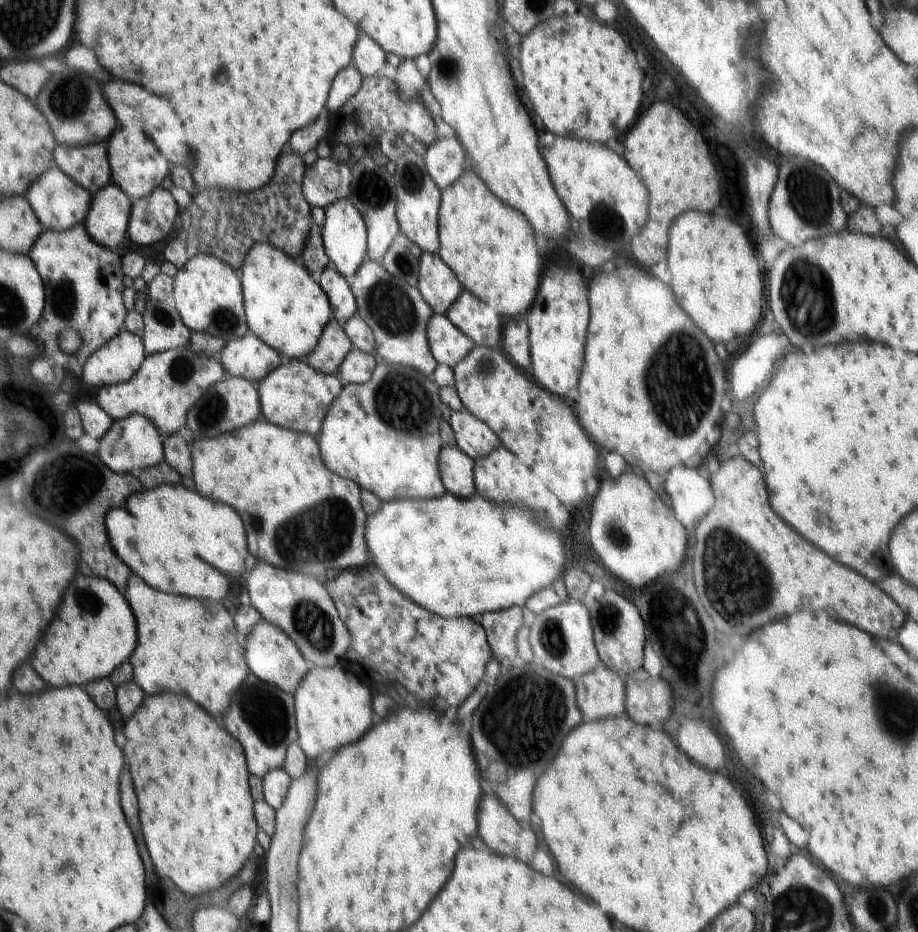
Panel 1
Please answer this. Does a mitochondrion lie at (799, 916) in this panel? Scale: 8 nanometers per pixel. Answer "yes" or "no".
yes

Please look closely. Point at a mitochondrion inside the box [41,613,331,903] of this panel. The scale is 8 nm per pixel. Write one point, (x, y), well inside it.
(264, 711)

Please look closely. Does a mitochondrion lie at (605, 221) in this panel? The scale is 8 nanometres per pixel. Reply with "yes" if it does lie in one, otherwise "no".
yes

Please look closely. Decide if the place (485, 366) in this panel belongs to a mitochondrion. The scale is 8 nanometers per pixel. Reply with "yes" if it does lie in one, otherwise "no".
yes

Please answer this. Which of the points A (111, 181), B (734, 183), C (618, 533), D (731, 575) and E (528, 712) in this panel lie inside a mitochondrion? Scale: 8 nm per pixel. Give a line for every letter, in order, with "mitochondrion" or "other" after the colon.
A: other
B: other
C: mitochondrion
D: mitochondrion
E: mitochondrion

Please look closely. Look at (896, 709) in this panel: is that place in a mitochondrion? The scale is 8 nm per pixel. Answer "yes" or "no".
yes

